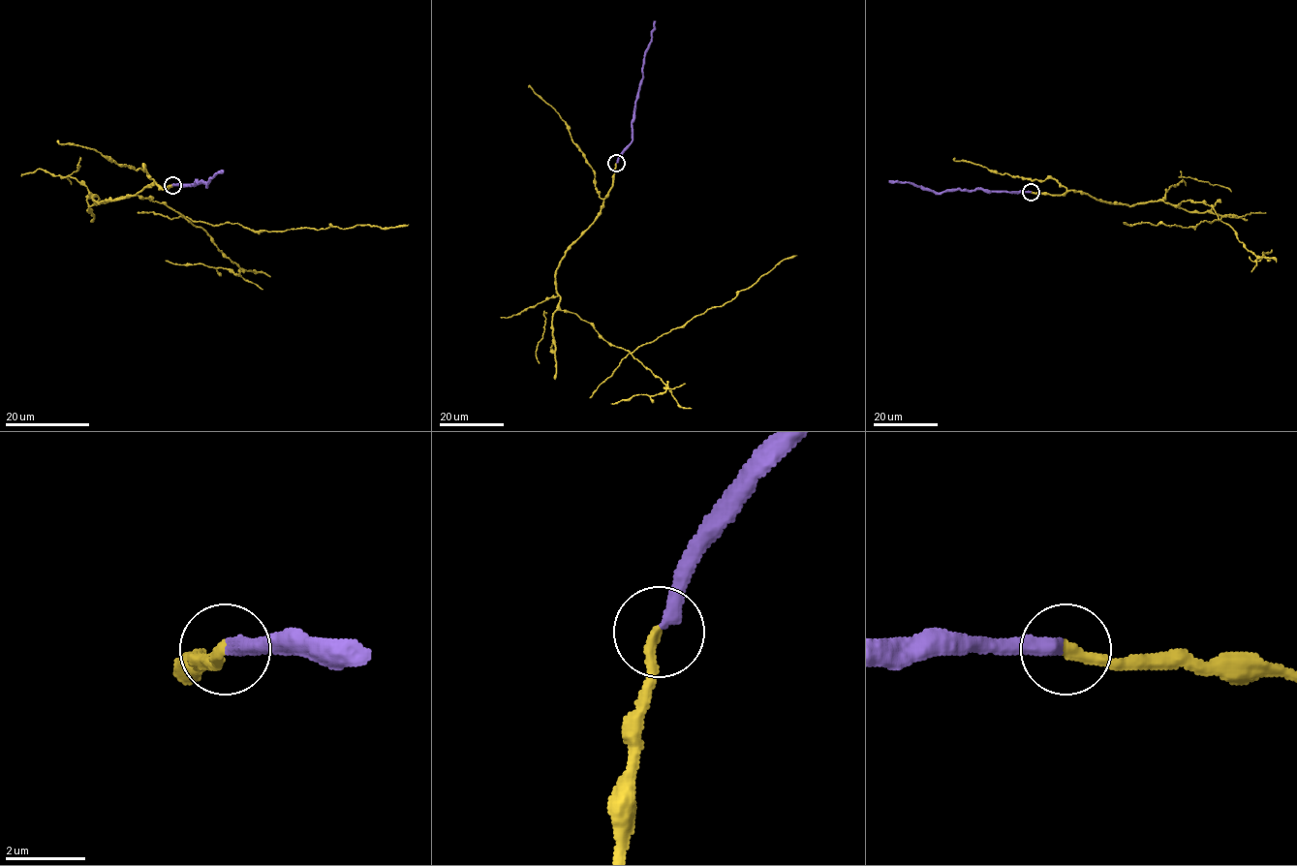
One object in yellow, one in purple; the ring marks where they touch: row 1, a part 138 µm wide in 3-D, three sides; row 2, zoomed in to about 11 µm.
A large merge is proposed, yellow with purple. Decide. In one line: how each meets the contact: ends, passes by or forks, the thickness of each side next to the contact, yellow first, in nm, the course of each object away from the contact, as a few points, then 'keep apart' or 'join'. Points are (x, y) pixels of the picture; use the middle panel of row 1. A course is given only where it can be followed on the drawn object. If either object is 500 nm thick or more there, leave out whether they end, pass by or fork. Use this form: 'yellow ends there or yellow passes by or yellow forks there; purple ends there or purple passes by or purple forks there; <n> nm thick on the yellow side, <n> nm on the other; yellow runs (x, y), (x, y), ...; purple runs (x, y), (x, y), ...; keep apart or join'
yellow ends there; purple ends there; 280 nm thick on the yellow side, 380 nm on the other; yellow runs (616, 163), (601, 214), (567, 250), (555, 276), (559, 308), (615, 346), (631, 353), (653, 342), (797, 255); purple runs (616, 163), (632, 140), (632, 119), (642, 77), (642, 65), (655, 20); keep apart

